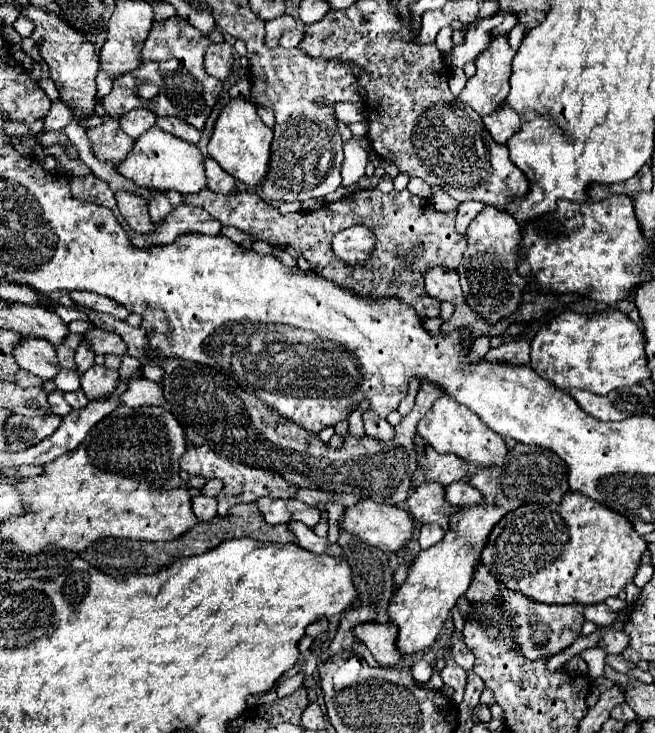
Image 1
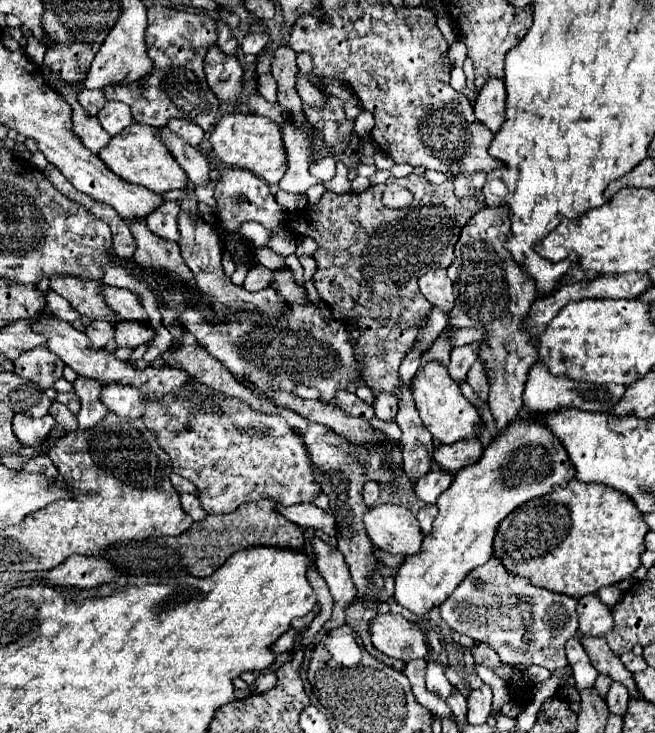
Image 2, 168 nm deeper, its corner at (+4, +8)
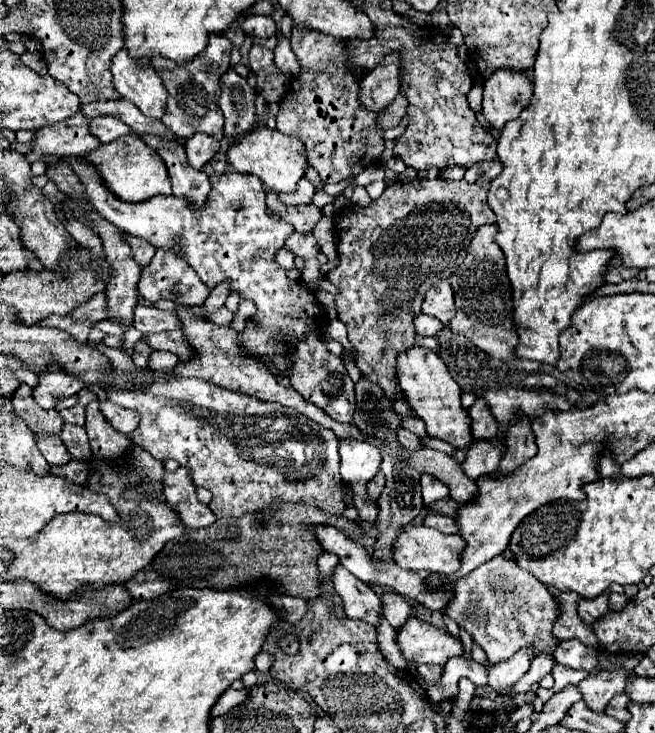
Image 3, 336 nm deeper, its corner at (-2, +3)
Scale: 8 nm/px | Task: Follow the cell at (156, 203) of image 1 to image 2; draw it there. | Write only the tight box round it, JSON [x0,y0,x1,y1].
[147,202,179,242]

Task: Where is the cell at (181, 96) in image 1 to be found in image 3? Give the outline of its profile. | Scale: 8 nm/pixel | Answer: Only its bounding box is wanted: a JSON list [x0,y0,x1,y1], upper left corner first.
[153,35,233,139]

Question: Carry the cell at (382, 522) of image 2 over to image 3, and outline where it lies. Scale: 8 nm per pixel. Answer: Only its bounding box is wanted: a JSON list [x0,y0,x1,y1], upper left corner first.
[393,525,465,575]

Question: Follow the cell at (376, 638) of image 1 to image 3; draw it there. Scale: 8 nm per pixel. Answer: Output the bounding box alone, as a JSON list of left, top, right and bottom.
[395,617,463,673]

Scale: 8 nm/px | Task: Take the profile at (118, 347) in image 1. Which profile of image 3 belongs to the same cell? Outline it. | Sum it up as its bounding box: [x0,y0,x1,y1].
[145,329,193,361]

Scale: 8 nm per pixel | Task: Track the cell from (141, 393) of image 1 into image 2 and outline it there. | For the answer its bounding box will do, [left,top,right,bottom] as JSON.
[101,384,143,418]

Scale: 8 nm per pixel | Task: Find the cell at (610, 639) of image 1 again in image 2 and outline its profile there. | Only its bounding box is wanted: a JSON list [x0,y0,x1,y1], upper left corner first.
[579,594,613,636]

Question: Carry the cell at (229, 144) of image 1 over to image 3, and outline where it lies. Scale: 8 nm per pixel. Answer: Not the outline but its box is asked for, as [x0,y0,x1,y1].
[227,125,307,193]

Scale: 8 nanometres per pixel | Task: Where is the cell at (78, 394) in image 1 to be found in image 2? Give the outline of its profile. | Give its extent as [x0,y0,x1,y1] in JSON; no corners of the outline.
[55,392,79,414]

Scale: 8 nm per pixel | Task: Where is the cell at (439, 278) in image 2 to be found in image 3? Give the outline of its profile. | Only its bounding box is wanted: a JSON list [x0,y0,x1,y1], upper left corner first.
[423,279,455,325]

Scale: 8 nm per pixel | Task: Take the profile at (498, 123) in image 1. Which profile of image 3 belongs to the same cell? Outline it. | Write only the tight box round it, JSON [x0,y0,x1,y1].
[483,69,533,131]

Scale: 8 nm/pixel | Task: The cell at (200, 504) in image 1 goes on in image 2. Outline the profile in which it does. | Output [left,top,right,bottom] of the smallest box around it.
[181,494,207,522]

